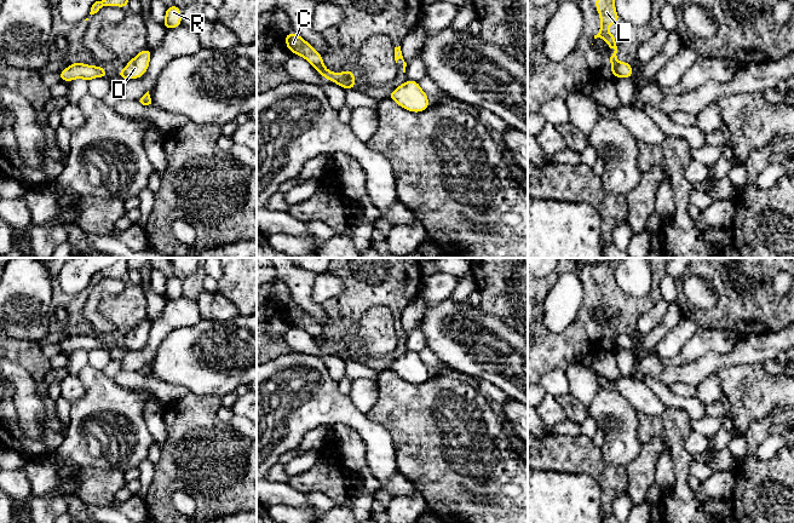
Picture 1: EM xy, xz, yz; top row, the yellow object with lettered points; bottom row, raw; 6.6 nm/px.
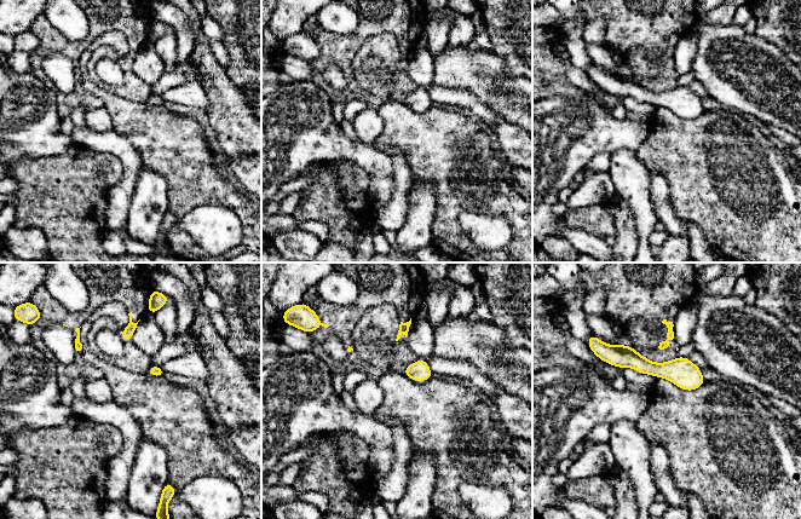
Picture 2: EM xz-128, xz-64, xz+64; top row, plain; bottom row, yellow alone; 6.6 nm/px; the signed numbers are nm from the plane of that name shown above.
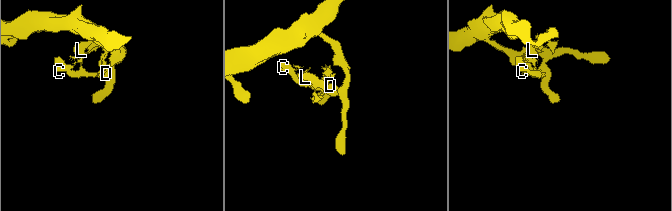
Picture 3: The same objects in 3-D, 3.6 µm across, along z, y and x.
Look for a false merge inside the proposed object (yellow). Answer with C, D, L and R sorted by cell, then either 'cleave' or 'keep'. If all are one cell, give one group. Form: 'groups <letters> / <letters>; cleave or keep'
groups C D R / L; cleave

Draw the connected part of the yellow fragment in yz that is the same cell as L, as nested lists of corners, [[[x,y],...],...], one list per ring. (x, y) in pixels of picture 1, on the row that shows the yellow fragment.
[[[596,0],[594,1],[598,15],[600,17],[600,28],[599,33],[594,35],[594,39],[603,39],[610,48],[614,48],[614,53],[610,57],[611,65],[617,63],[617,46],[616,46],[616,36],[610,34],[606,29],[618,22],[621,17],[617,15],[615,10],[615,0]]]

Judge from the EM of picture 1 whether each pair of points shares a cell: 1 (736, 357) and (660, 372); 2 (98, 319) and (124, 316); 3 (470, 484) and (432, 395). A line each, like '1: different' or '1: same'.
1: same
2: different
3: same

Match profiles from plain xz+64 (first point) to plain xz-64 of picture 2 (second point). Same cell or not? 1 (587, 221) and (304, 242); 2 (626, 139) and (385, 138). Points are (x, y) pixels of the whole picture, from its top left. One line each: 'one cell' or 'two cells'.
1: two cells
2: two cells

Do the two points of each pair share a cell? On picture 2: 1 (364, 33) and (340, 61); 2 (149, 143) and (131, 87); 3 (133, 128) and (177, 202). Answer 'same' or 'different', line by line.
1: same
2: different
3: same

